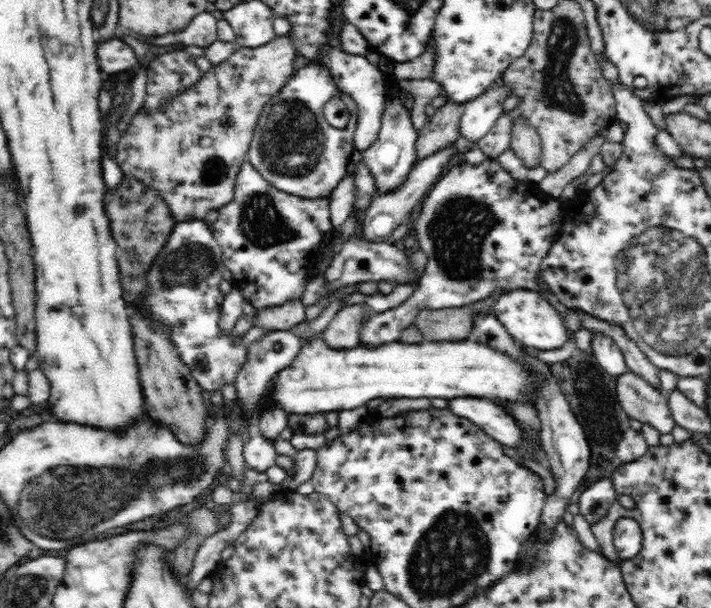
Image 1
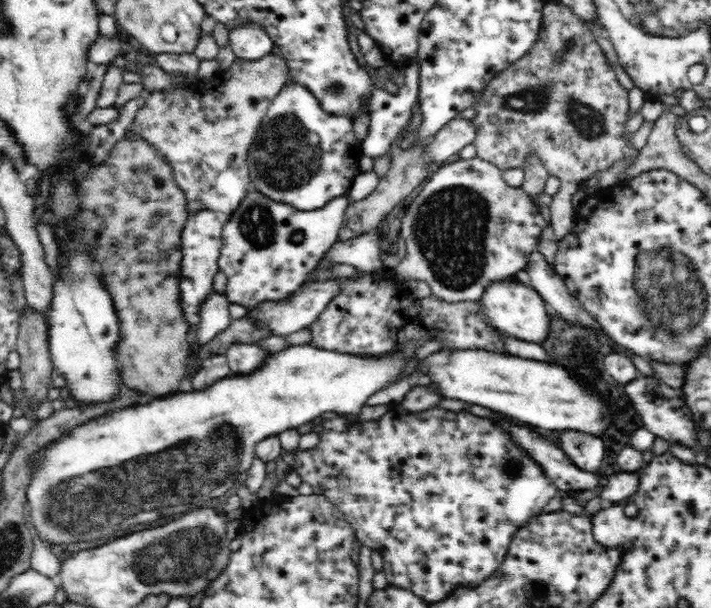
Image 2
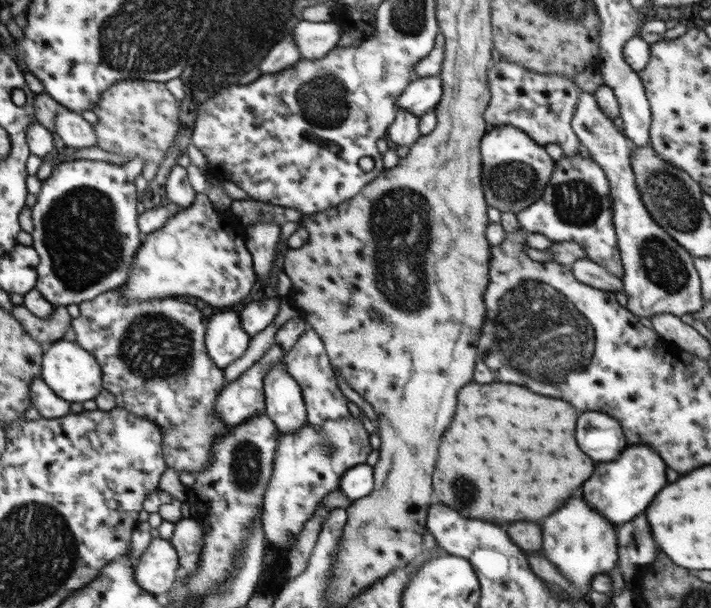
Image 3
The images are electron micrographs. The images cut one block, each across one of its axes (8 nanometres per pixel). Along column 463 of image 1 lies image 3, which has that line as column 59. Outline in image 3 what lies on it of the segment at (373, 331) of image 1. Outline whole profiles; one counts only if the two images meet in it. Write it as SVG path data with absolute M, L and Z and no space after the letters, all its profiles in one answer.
M134 157L130 159L124 166L116 166L116 164L98 161L98 160L84 160L74 159L73 161L59 162L52 169L50 178L42 181L40 192L37 194L37 201L31 208L34 230L32 230L33 244L32 246L38 251L40 255L40 262L38 266L39 278L36 278L36 285L34 288L38 289L44 298L53 304L55 307L68 306L69 304L80 304L84 300L92 300L103 292L116 289L123 286L124 282L128 280L128 274L130 274L130 268L132 268L132 262L136 254L139 252L142 240L138 238L140 234L139 222L136 222L138 218L138 212L136 212L136 206L138 206L138 194L136 194L136 186L134 186L134 178L142 172L142 166L144 166L144 159L140 157Z

